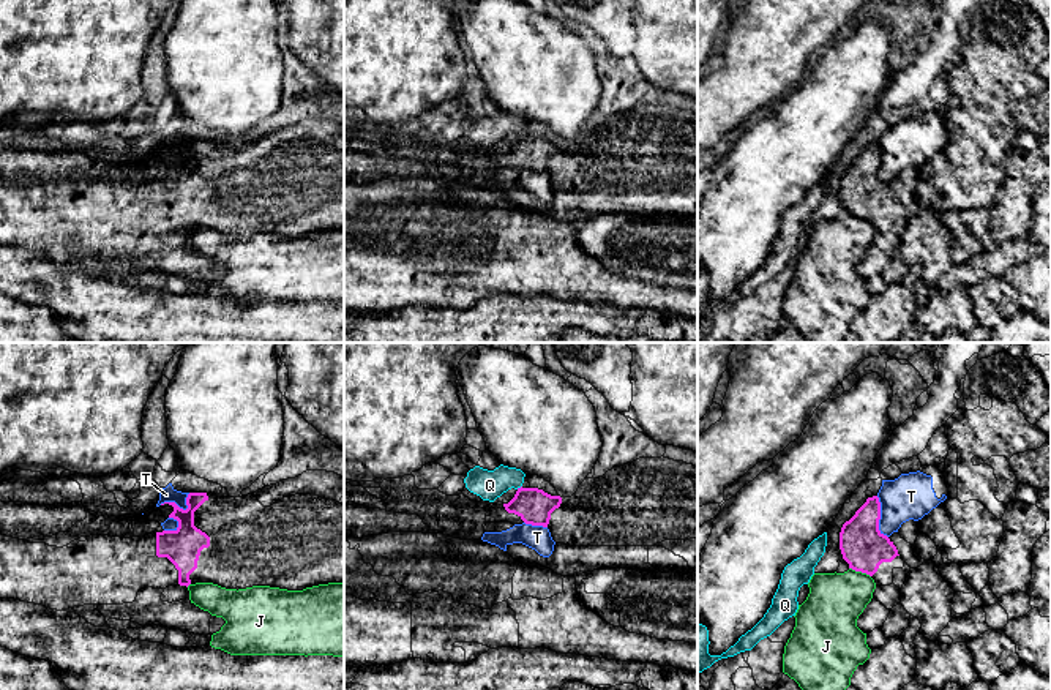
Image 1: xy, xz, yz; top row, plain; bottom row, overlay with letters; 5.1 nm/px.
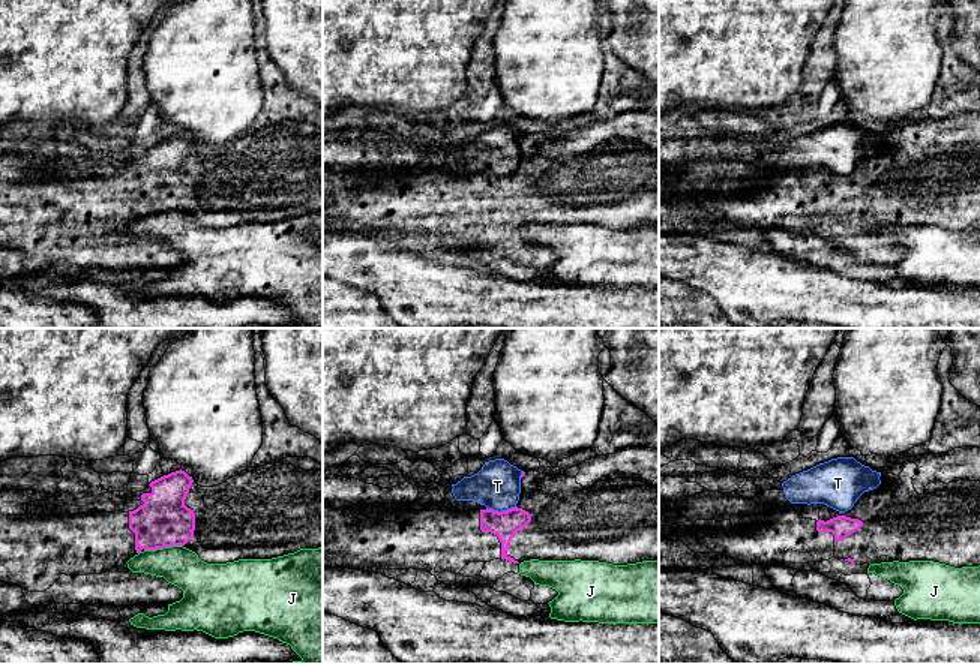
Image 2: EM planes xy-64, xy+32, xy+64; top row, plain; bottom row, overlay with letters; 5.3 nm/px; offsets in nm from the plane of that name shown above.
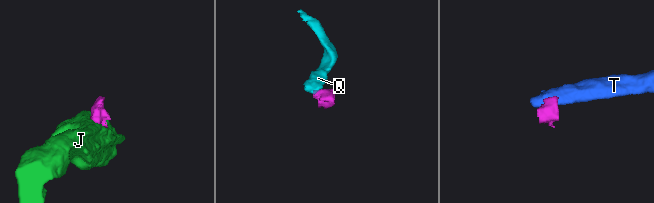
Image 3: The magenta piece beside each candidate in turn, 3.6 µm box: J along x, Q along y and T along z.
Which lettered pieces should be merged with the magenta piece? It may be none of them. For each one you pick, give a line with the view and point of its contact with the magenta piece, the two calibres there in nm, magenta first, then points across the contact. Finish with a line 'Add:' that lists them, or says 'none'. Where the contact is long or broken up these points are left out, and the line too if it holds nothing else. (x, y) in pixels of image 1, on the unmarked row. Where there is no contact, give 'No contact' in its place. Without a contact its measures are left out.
Add: none

